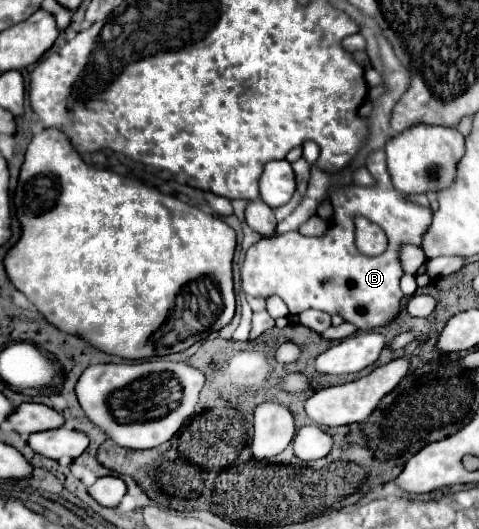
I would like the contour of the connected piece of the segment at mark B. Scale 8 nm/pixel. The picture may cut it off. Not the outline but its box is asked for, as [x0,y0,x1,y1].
[241,150,431,330]

